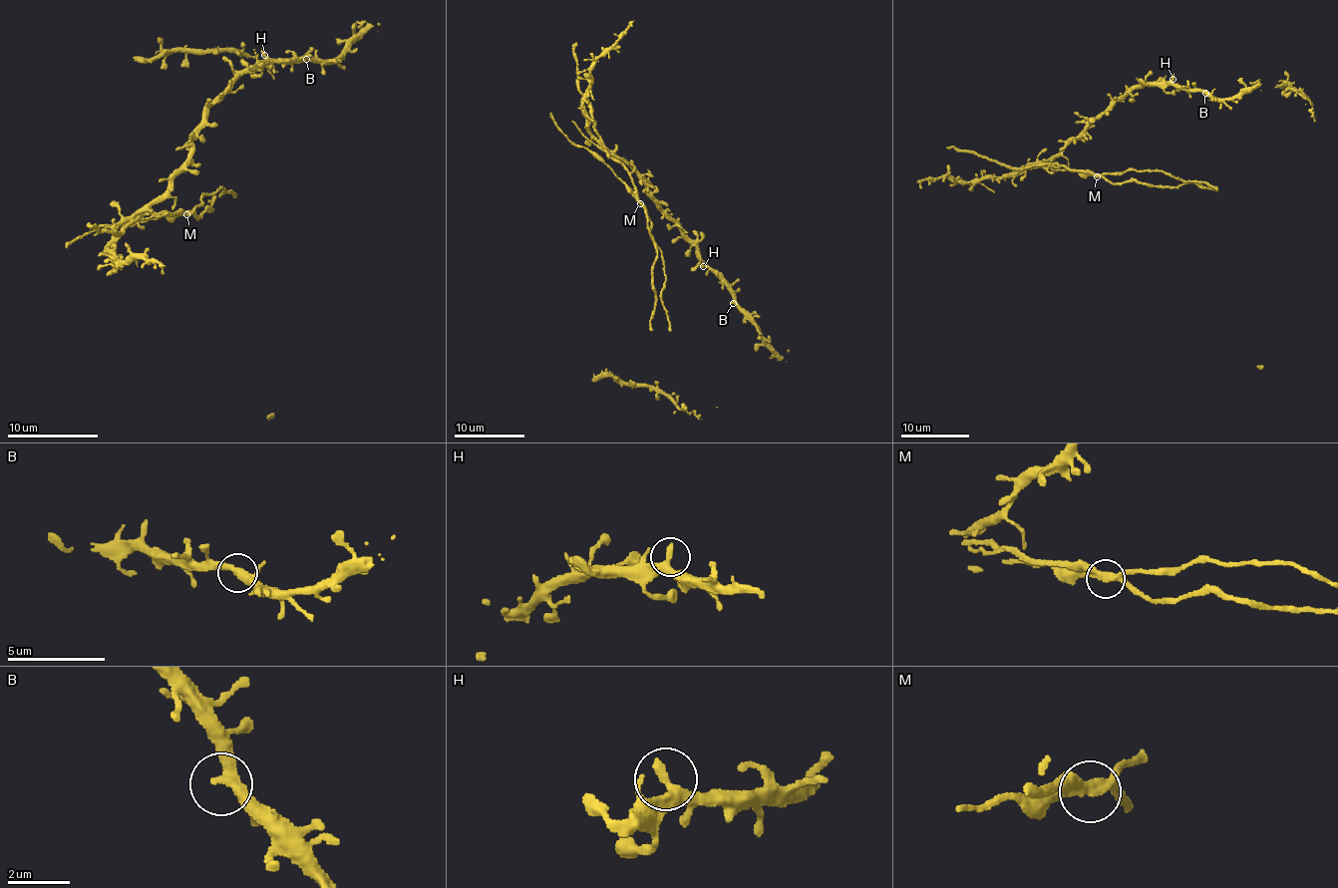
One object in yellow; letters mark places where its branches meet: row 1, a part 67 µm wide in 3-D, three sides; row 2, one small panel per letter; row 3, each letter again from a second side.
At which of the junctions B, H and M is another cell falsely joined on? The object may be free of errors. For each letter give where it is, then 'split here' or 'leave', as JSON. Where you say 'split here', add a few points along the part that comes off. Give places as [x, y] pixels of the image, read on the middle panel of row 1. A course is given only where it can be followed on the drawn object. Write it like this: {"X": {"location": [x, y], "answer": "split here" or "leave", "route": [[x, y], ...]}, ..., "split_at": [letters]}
{"B": {"location": [733, 303], "answer": "leave"}, "H": {"location": [703, 266], "answer": "leave"}, "M": {"location": [640, 203], "answer": "split here", "route": [[639, 203], [650, 221], [651, 240], [661, 252], [665, 278], [661, 303], [671, 330]]}, "split_at": ["M"]}

